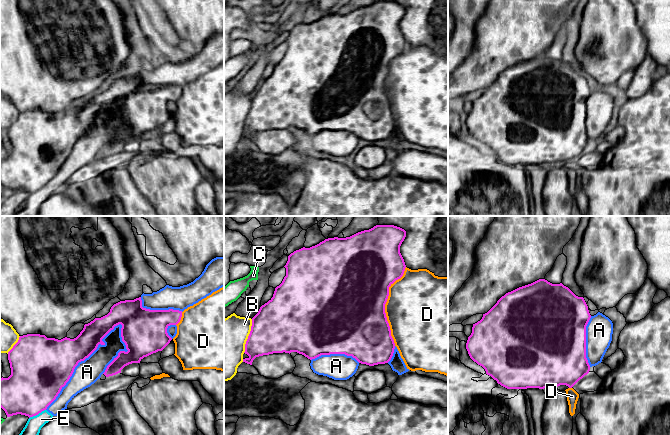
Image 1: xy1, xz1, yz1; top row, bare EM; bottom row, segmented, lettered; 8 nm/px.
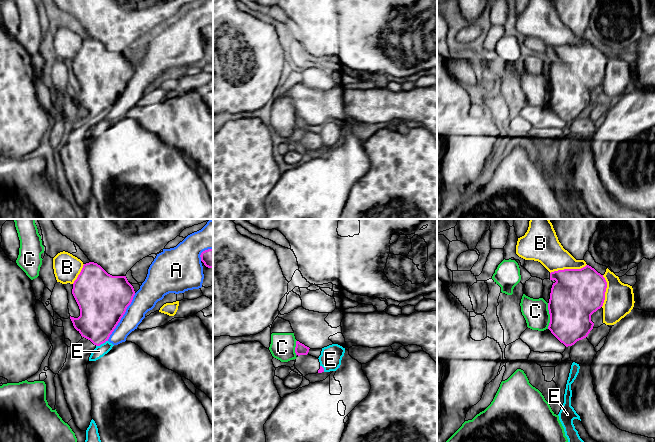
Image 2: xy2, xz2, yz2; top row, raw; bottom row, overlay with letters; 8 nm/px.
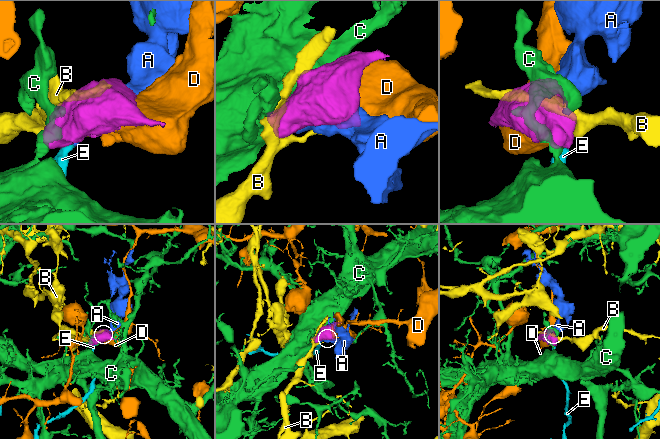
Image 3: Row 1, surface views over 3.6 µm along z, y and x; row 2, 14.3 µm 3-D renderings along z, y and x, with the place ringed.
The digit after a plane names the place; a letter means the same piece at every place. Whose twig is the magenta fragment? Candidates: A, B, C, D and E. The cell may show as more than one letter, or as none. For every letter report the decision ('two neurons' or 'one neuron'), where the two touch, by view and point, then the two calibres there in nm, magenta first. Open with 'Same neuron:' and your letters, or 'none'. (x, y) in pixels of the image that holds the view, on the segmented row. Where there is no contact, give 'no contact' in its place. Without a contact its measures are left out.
Same neuron: none
A: two neurons | xy1 (79, 361) | 420/200 nm
B: two neurons | yz2 (568, 269) | 400/240 nm
C: two neurons | yz2 (550, 316) | 400/200 nm
D: two neurons | xz1 (384, 306) | 500/480 nm
E: two neurons | xy1 (37, 414) | 420/130 nm

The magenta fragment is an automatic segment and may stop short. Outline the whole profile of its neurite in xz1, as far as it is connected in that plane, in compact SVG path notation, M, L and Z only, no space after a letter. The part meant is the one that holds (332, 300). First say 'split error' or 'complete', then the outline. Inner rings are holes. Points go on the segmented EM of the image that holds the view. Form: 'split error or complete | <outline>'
complete | M376 225L369 230L358 232L346 238L328 238L319 244L310 248L301 248L288 256L288 261L284 266L286 276L282 283L275 288L273 297L262 305L258 313L252 318L251 331L245 344L245 354L249 357L243 359L243 362L252 365L256 357L269 355L273 353L291 353L297 352L312 360L321 355L345 354L352 356L359 363L374 366L388 363L394 353L395 343L391 336L391 330L385 313L385 304L389 296L389 287L400 279L405 271L406 265L400 253L400 246L406 237L406 231L394 225Z

